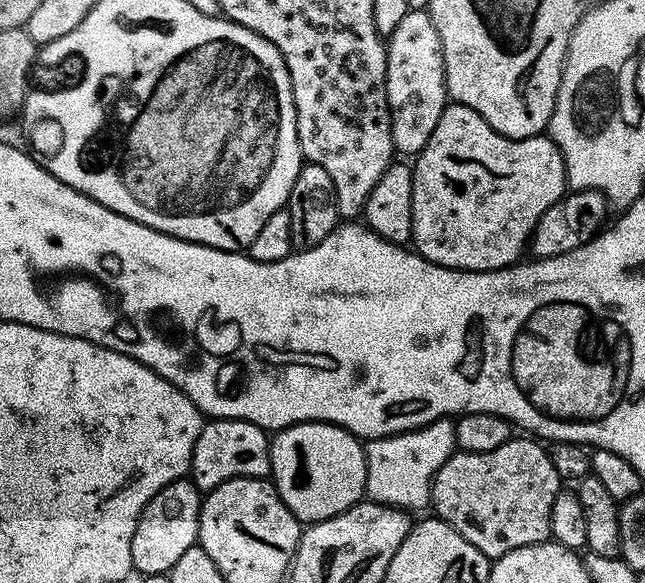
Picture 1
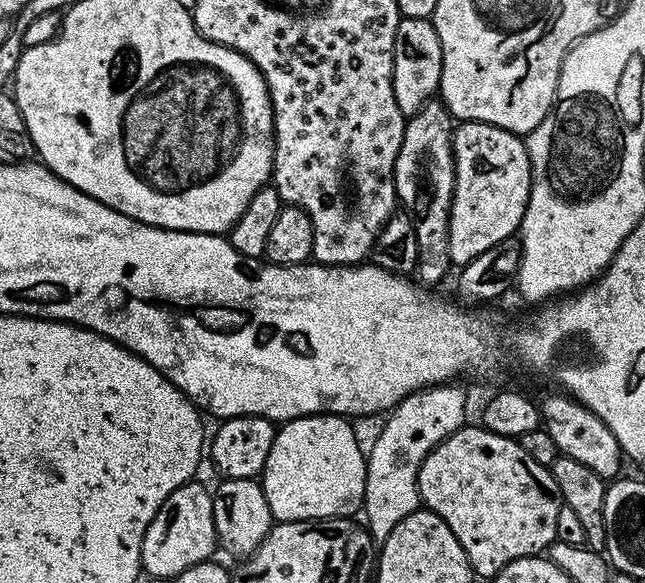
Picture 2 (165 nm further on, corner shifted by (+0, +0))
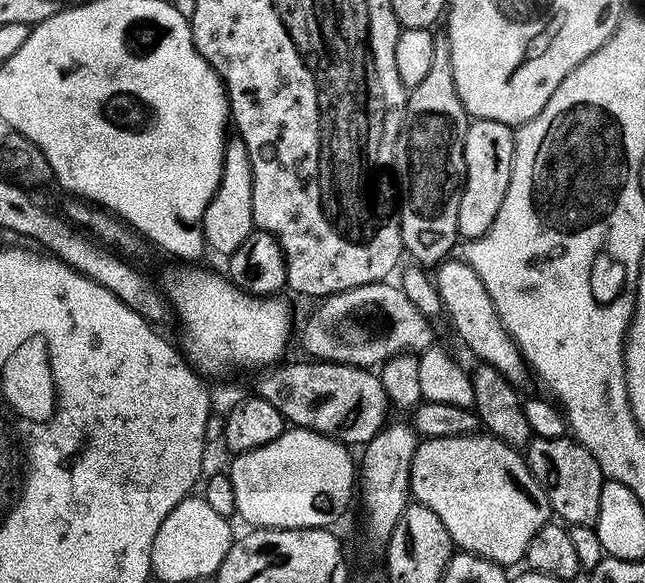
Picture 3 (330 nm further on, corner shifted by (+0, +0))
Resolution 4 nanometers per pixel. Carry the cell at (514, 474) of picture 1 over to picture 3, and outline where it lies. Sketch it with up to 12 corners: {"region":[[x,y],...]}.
{"region":[[417,443],[412,496],[459,551],[519,565],[553,519],[517,449]]}

